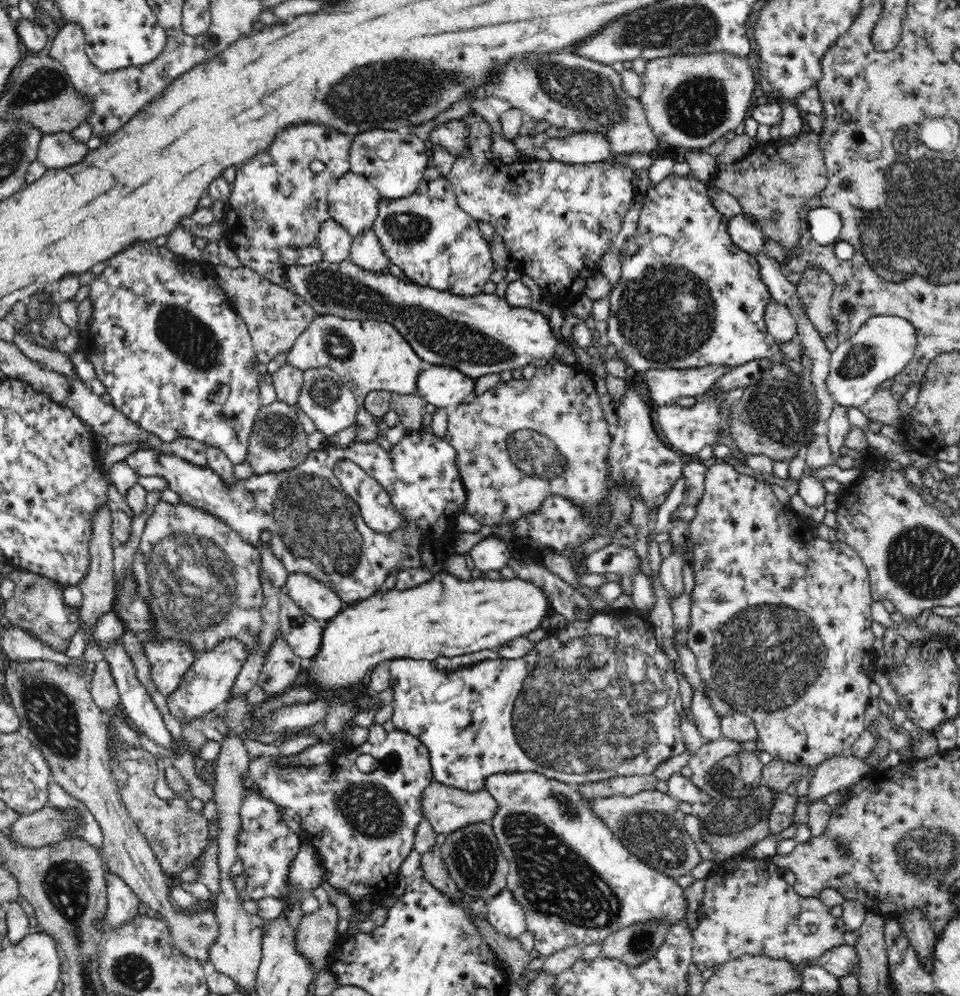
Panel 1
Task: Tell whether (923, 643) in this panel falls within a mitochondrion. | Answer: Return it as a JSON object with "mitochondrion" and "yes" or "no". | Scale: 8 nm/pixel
{"mitochondrion":"no"}

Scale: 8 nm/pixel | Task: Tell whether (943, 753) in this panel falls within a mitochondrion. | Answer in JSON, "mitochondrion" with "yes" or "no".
{"mitochondrion":"no"}

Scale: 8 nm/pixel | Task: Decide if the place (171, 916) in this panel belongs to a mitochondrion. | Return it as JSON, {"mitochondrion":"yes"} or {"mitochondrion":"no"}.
{"mitochondrion":"no"}

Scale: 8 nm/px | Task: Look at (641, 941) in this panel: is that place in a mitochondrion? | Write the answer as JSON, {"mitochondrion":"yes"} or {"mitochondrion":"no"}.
{"mitochondrion":"yes"}

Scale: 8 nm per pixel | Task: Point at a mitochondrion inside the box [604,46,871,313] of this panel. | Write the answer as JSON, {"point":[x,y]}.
{"point":[698,106]}

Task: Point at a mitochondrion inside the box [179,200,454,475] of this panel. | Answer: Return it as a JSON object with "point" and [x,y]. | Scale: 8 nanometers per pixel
{"point":[278,431]}

